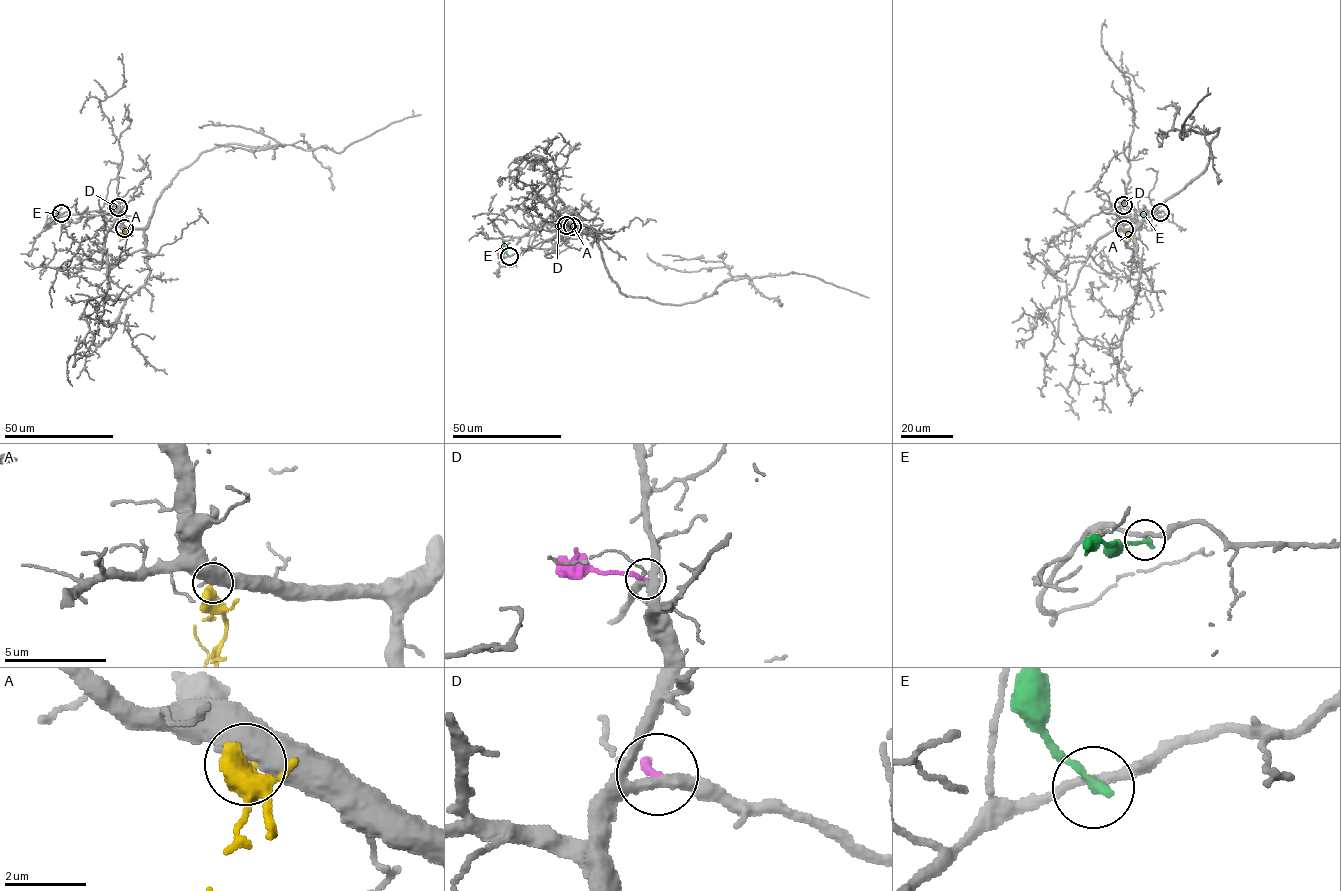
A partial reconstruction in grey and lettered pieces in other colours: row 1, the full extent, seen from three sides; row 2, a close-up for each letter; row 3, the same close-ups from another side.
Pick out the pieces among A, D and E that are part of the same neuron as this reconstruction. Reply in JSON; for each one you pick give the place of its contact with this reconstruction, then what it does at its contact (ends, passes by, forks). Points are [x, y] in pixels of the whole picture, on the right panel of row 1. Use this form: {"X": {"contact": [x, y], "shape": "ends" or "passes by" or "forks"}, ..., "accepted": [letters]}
{"accepted": []}

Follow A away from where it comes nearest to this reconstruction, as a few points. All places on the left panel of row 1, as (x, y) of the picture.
A: (124, 227), (124, 236), (119, 241)

